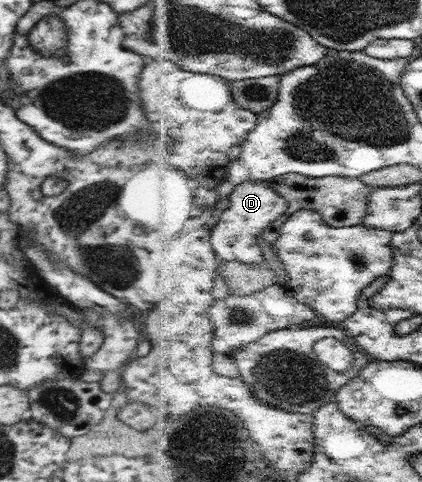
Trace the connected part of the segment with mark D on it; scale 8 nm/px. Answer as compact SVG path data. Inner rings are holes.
M248 180L238 184L229 199L231 205L218 212L219 222L212 229L211 242L216 255L223 261L263 264L265 258L257 238L289 210L289 201L265 180Z

